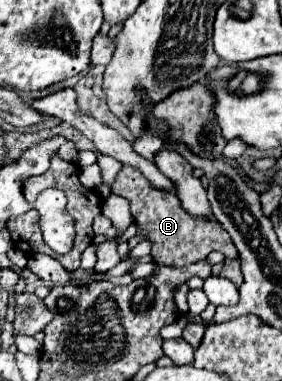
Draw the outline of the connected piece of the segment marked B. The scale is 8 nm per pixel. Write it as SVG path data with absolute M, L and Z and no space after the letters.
M123 166L123 170L119 172L119 176L111 186L111 192L125 196L131 202L131 214L139 230L145 230L147 240L153 242L151 256L157 264L169 264L181 268L205 260L211 250L217 250L227 258L237 258L235 244L231 242L227 230L223 230L223 226L219 226L217 220L199 222L199 218L191 218L191 214L187 214L183 206L179 206L179 198L175 198L175 192L163 192L151 188L137 168Z

